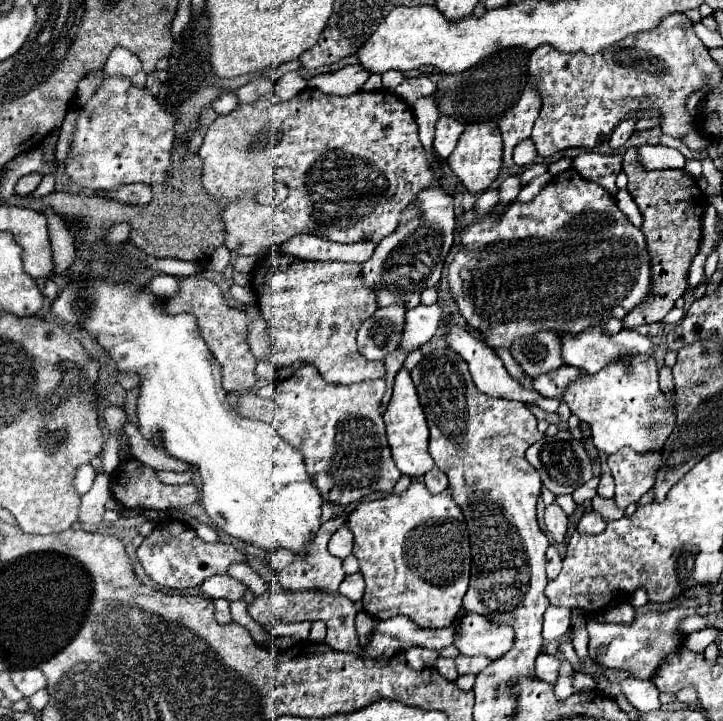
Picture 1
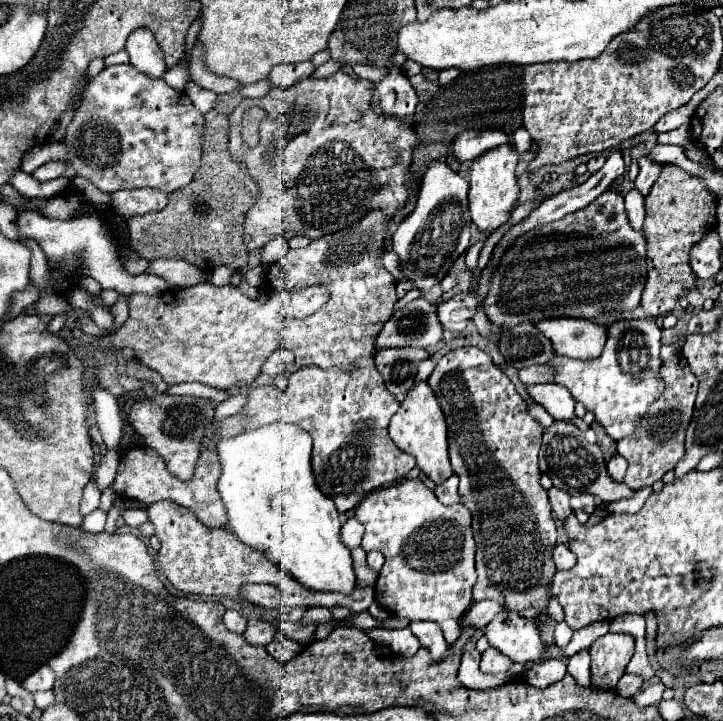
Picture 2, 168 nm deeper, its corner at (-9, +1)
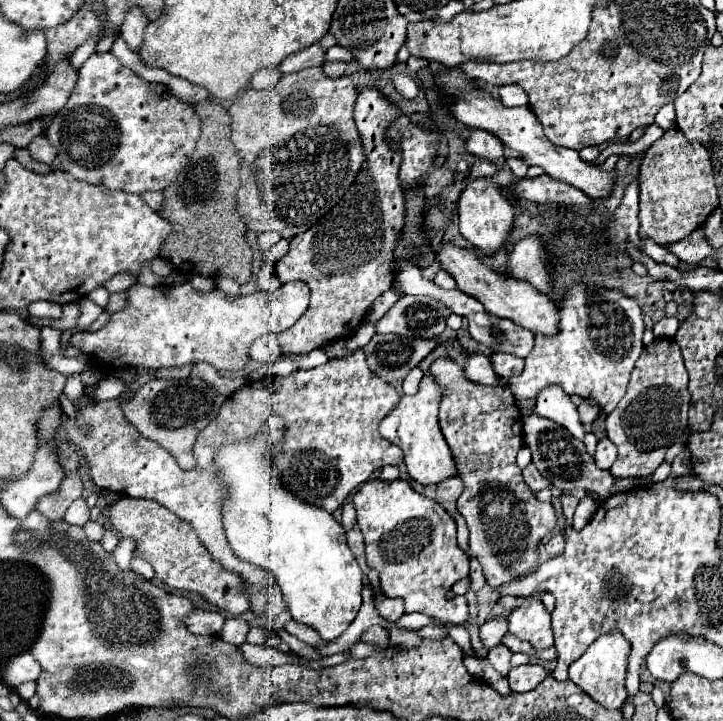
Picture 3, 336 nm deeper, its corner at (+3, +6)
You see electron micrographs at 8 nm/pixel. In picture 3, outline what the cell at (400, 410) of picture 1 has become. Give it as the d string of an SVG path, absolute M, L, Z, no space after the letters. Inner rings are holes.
M426 374L420 380L418 392L414 396L402 396L400 402L390 410L390 414L382 418L378 428L382 438L402 448L408 474L420 484L438 484L440 480L456 474L452 452L448 450L448 444L444 442L444 436L438 426L438 402L440 402L440 388L436 388L432 376Z

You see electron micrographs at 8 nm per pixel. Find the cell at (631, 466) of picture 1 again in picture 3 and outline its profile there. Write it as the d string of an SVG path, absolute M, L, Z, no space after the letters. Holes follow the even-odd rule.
M672 338L656 340L648 346L644 346L644 354L636 360L636 366L632 370L632 380L628 386L626 396L620 400L620 406L608 414L606 418L606 436L614 442L618 448L618 458L610 468L610 474L614 478L648 478L666 456L668 446L672 446L684 432L688 424L688 406L690 406L690 394L688 394L688 372L682 362L680 348Z

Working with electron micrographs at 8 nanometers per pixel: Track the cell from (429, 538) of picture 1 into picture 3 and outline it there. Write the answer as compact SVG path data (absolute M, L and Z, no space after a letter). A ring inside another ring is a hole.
M368 480L354 494L354 506L358 512L358 526L366 544L366 562L380 576L380 590L388 598L402 598L406 614L422 612L430 618L450 624L462 624L468 618L466 602L448 602L446 594L452 590L454 582L468 576L468 556L456 544L456 524L448 512L434 502L410 488L404 480Z

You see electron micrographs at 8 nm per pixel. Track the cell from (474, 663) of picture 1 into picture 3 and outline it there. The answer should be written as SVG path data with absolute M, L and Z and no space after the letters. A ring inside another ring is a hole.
M500 644L500 646L496 646L496 648L492 648L492 650L488 650L488 662L500 672L500 674L508 674L508 670L510 670L510 656L512 656L512 652L504 646L504 644Z

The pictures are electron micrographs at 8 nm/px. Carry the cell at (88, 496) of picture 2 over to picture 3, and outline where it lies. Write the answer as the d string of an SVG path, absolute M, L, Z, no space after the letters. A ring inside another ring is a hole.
M78 498L70 504L70 508L66 510L66 516L64 520L68 524L76 524L76 526L84 526L88 520L90 520L90 508L86 506L86 500L84 498Z

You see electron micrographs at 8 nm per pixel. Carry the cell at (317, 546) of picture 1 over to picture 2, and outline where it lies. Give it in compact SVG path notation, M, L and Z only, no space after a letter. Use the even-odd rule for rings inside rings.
M158 501L148 507L148 519L156 527L156 537L162 541L162 555L158 555L158 565L166 579L180 591L192 593L192 595L216 595L216 597L228 597L234 601L240 601L244 605L250 605L242 593L240 587L248 583L270 583L282 593L282 605L298 607L298 605L320 605L320 607L346 607L352 613L362 613L374 603L374 589L366 587L360 589L354 587L352 595L340 595L340 593L314 593L304 589L300 583L294 583L290 575L286 575L280 567L276 567L272 561L268 561L262 553L254 551L252 547L244 545L232 531L226 529L212 529L206 527L196 519L192 511L186 507L180 507L172 501Z

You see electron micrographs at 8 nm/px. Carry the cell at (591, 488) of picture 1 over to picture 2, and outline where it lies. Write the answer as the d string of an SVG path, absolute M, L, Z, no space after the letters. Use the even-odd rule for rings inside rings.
M592 495L572 497L570 503L572 503L572 509L574 509L574 511L576 511L576 509L582 509L582 511L586 511L588 515L594 511L594 497L592 497Z

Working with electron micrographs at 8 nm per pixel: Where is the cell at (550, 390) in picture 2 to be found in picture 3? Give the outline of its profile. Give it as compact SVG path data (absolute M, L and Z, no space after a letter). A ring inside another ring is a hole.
M546 386L544 390L540 390L540 394L536 396L534 412L542 418L548 418L548 420L564 426L566 430L570 430L570 434L584 440L586 432L578 420L576 406L572 404L570 396L560 386Z

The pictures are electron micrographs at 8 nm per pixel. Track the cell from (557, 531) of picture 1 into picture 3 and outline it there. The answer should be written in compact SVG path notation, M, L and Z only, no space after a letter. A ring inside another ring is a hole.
M528 466L528 468L524 468L524 482L530 486L530 490L532 492L540 492L540 490L546 490L546 488L550 488L552 484L536 470L536 466Z

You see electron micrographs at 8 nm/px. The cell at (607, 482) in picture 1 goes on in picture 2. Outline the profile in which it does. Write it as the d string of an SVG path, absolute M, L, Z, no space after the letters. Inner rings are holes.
M614 455L610 461L608 461L608 473L614 481L622 481L624 479L624 473L626 473L626 459L622 455Z

